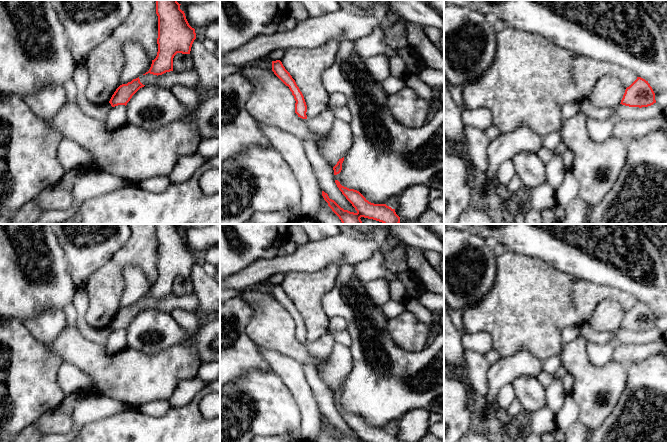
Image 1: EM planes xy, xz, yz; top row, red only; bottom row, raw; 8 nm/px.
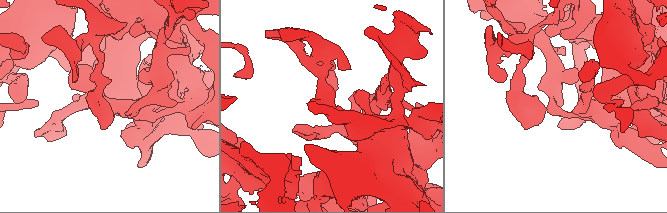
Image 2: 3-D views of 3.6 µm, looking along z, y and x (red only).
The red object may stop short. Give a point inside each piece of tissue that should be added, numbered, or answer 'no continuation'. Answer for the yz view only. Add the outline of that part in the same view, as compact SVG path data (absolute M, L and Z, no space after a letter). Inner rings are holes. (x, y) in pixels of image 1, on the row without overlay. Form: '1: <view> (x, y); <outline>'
no continuation

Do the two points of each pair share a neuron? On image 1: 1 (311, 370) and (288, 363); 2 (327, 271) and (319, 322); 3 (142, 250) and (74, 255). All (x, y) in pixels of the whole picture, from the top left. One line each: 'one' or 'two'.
1: two
2: one
3: two

